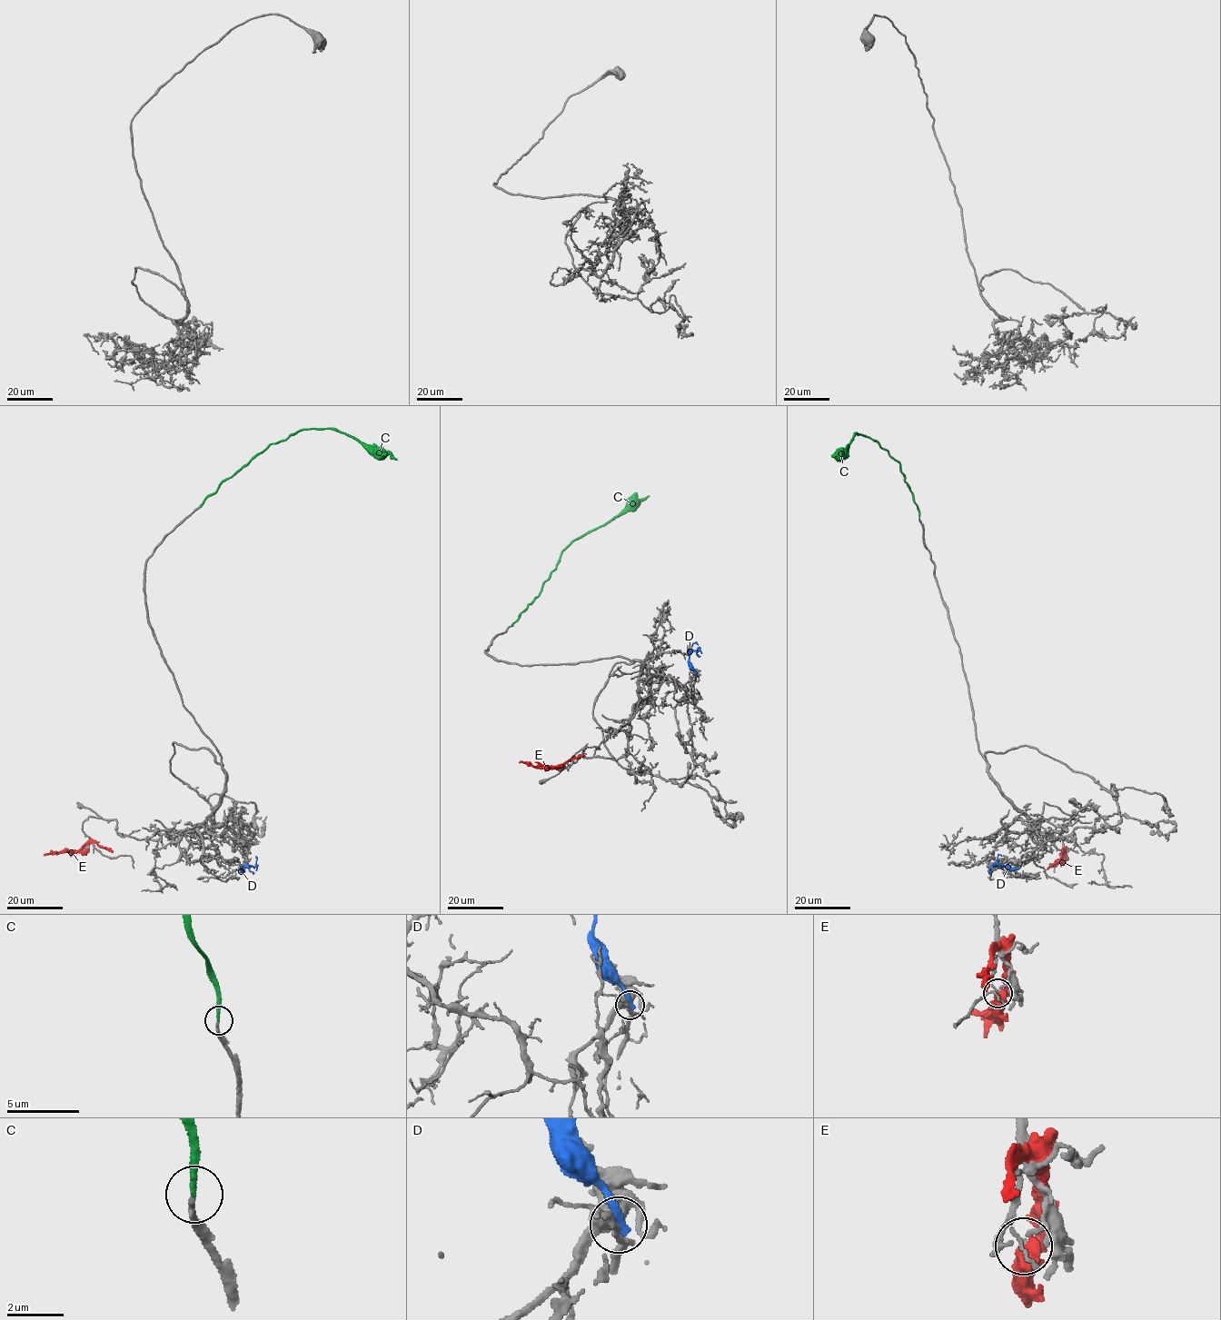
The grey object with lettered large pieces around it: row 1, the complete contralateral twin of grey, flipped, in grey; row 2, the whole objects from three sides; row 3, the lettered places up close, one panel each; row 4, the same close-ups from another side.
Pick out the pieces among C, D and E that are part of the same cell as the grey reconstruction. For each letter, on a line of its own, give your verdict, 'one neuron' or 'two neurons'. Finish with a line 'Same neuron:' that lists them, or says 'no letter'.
C: one neuron
D: two neurons
E: two neurons
Same neuron: C

